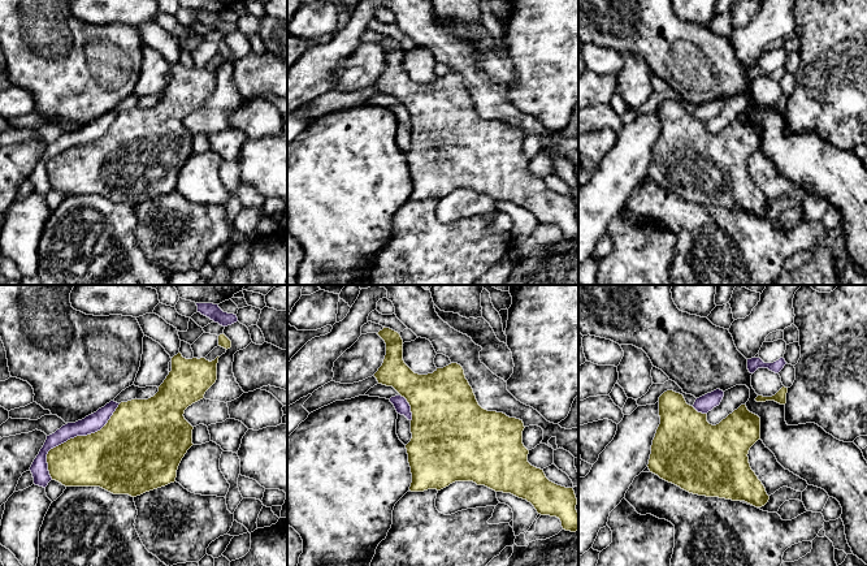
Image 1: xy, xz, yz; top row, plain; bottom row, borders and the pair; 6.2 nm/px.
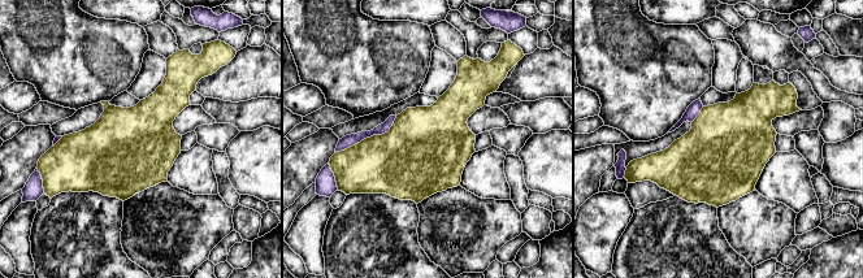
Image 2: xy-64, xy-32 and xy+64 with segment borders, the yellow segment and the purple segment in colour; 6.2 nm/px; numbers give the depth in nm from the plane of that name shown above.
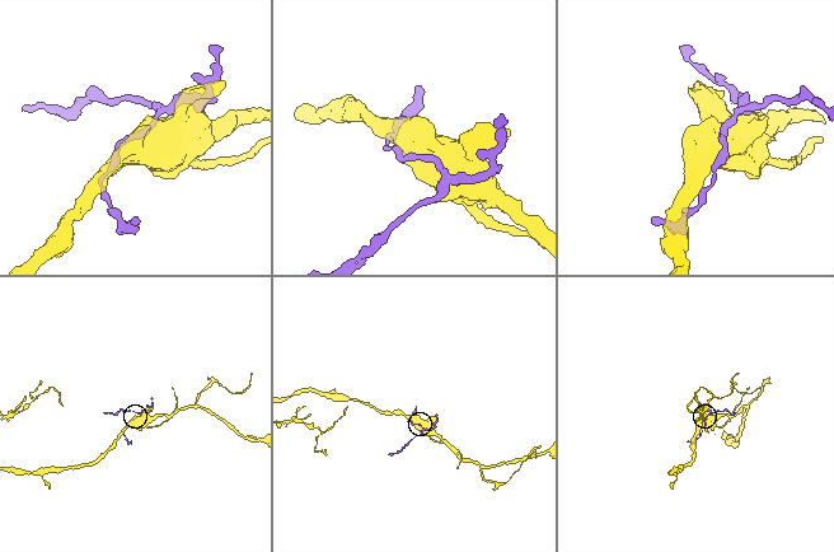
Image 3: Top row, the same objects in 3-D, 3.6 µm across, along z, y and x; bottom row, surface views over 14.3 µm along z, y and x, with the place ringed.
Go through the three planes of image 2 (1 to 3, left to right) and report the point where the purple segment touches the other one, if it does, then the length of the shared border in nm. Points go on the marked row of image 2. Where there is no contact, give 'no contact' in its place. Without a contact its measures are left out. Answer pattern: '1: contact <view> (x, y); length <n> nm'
1: contact xy-64 (43, 181); length 170 nm
2: contact xy-32 (368, 138); length 440 nm
3: contact xy+64 (698, 114); length 130 nm

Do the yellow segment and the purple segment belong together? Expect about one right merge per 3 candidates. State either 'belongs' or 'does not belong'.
does not belong

